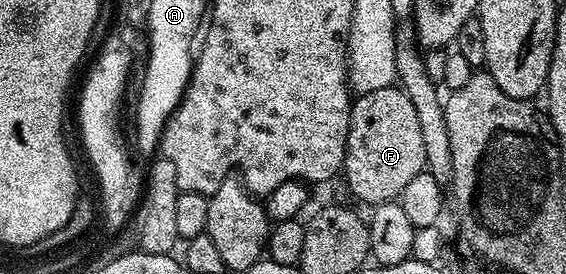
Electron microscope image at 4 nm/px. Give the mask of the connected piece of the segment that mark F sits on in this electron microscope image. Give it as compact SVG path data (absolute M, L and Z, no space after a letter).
M393 86L359 93L352 101L348 148L344 152L342 169L349 190L367 206L385 204L388 200L396 200L414 174L425 168L426 146L422 146L418 114L403 88Z

